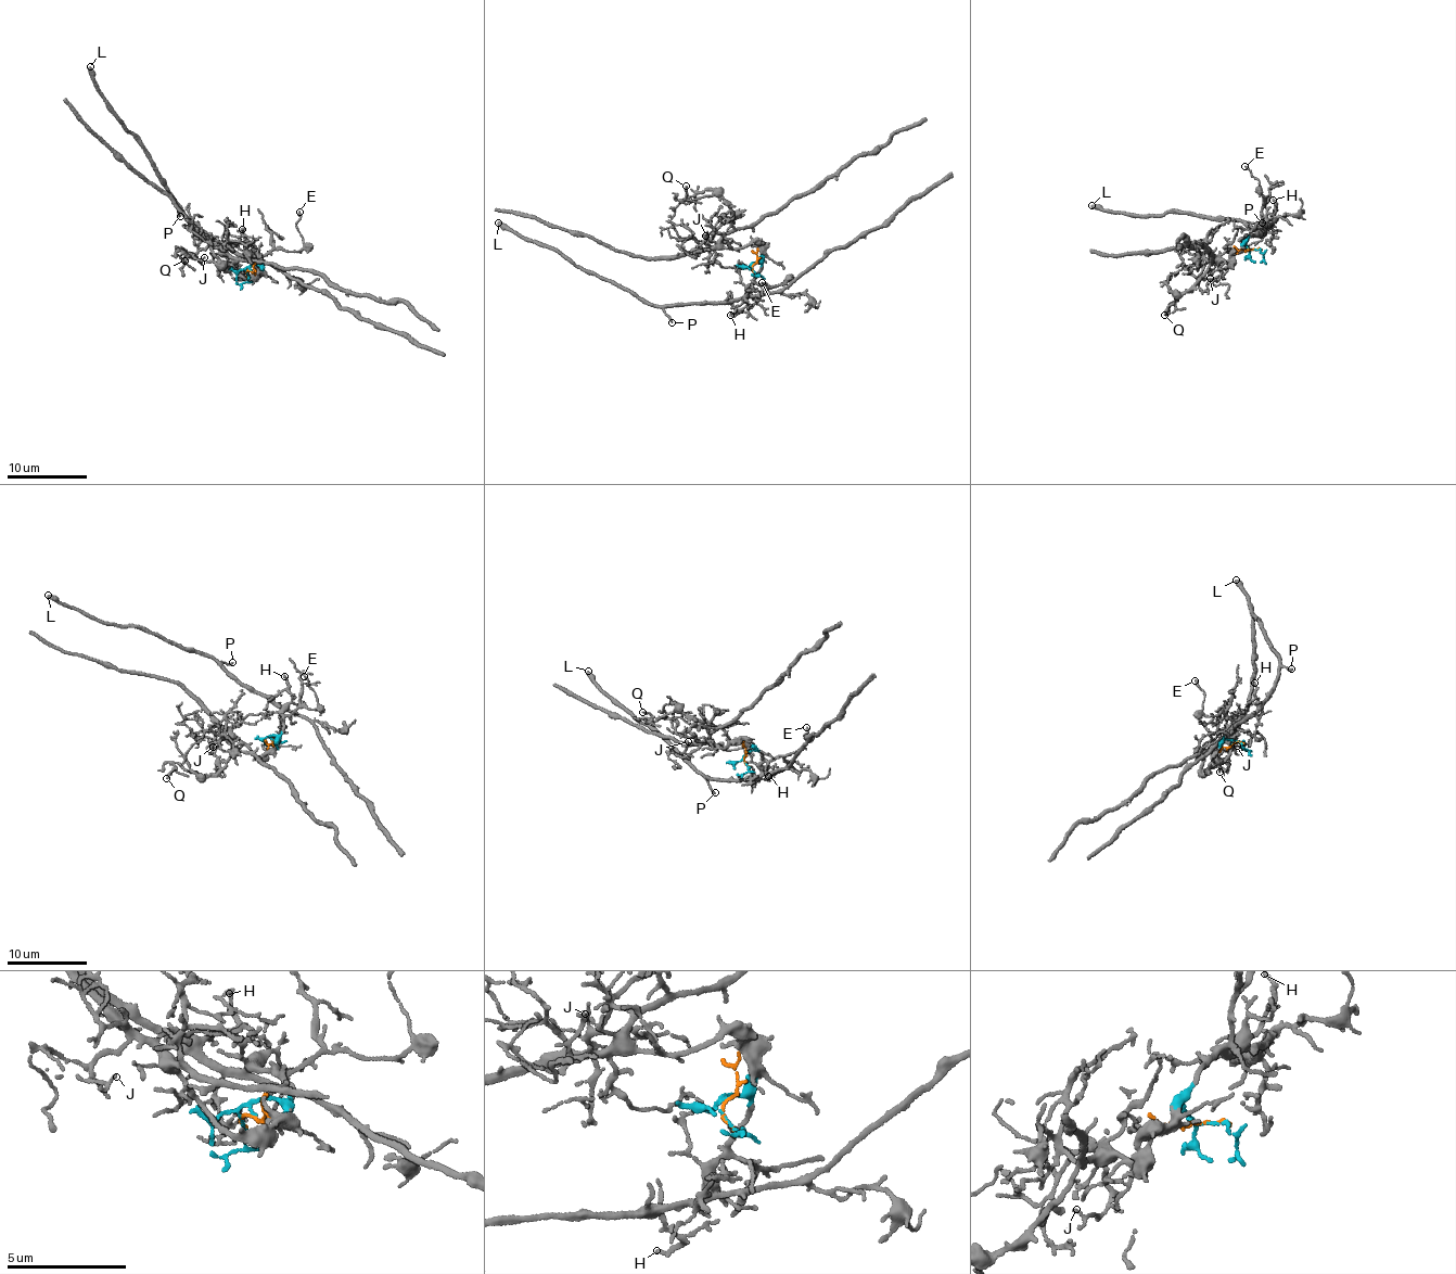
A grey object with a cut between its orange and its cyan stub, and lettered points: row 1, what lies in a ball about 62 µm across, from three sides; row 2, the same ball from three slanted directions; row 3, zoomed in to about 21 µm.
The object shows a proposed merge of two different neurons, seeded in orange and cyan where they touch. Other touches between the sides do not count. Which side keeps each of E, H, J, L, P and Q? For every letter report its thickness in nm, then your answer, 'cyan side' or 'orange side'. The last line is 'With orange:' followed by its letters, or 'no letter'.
E: 120 nm | cyan side
H: 150 nm | cyan side
J: 140 nm | orange side
L: 360 nm | cyan side
P: 120 nm | cyan side
Q: 150 nm | orange side
With orange: J, Q

